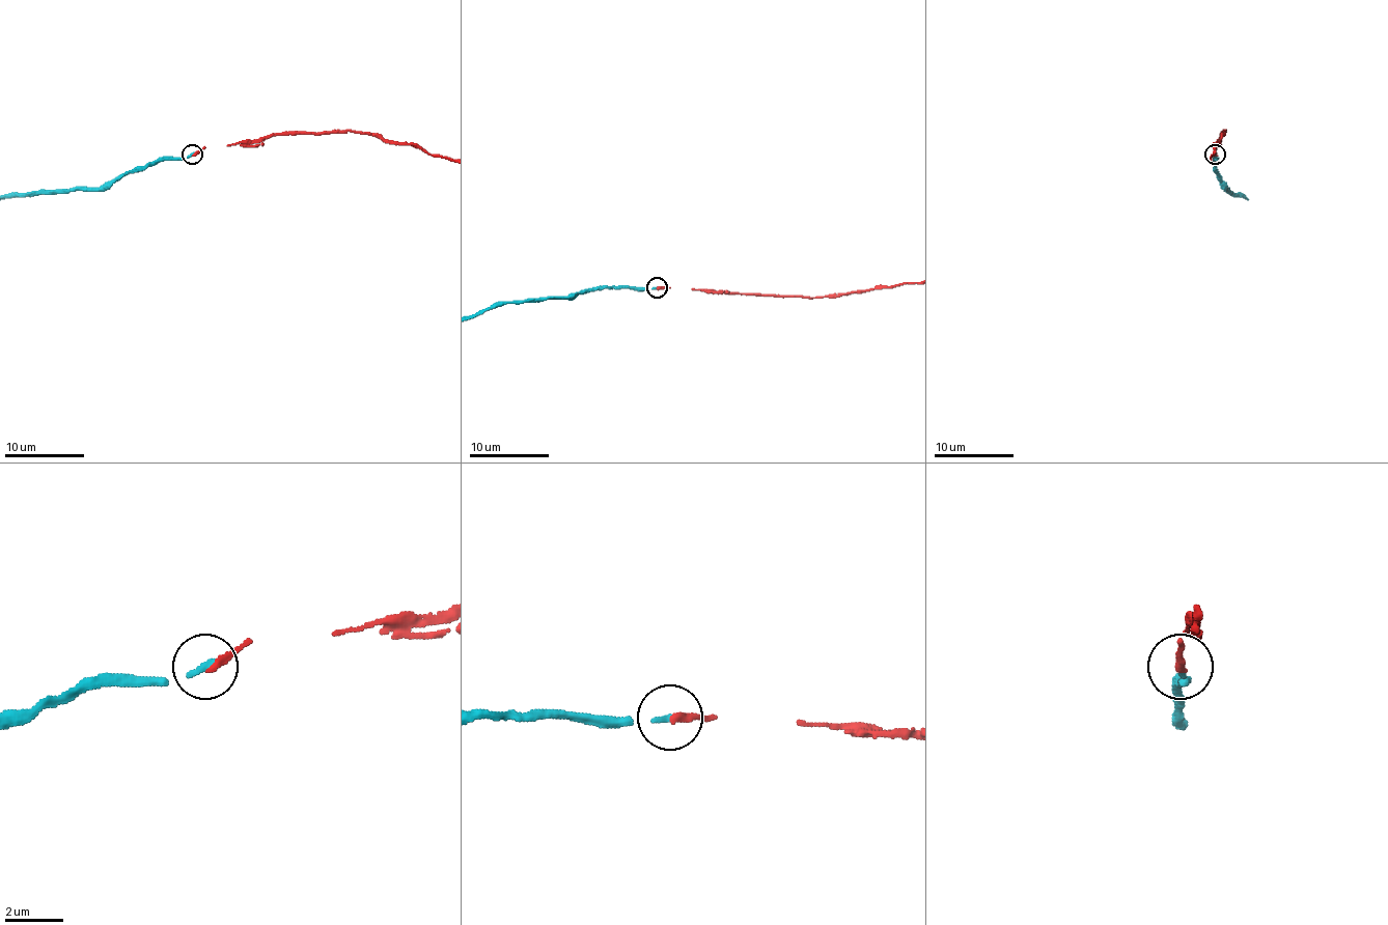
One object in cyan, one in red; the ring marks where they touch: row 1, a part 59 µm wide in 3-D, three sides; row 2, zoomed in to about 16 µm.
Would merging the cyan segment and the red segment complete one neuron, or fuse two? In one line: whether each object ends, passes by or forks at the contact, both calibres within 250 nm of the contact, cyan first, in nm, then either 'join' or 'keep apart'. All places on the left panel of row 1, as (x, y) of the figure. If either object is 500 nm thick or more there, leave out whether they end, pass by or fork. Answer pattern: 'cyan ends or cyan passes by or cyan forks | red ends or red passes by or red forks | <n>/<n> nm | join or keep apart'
cyan ends | red ends | 200/240 nm | keep apart

